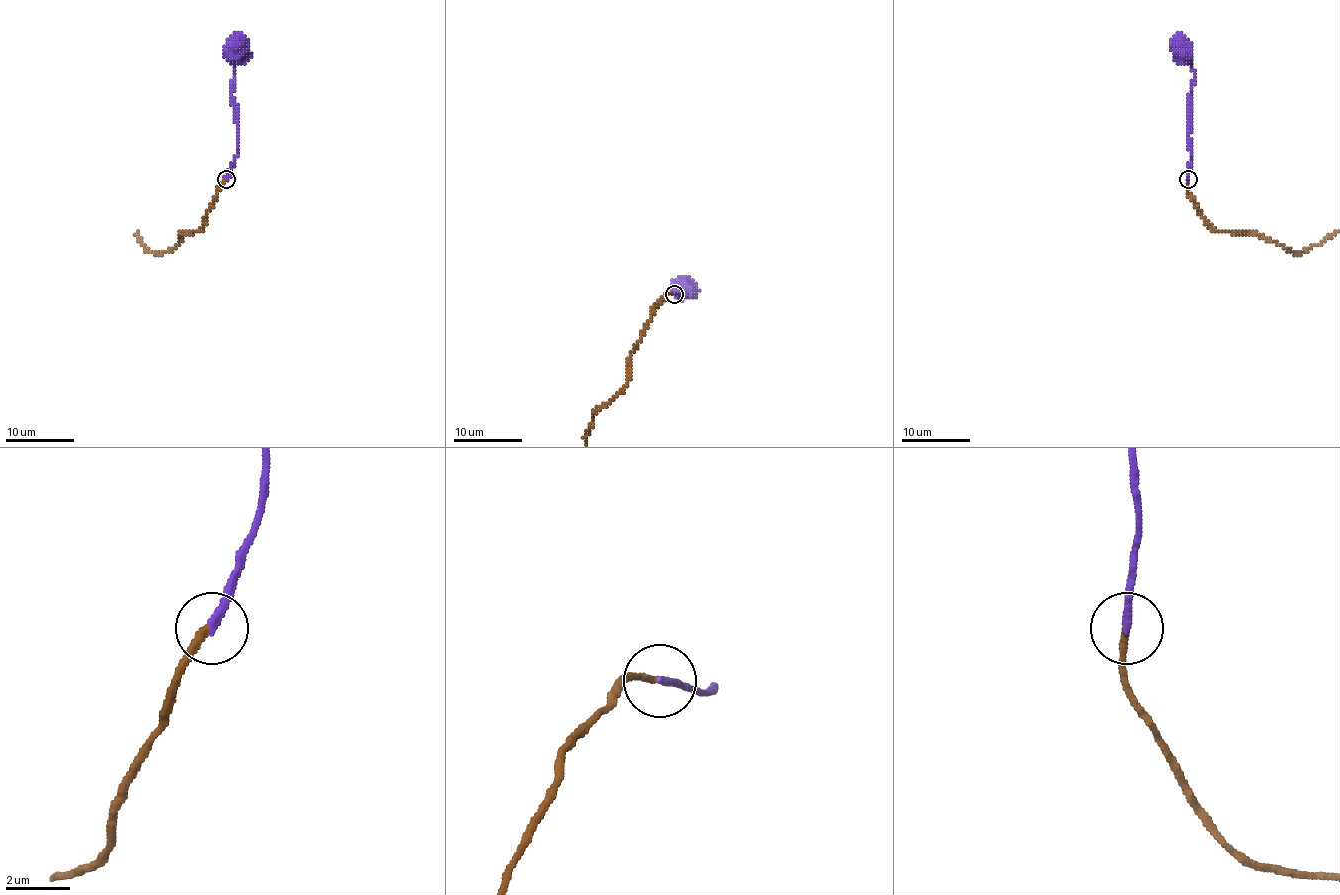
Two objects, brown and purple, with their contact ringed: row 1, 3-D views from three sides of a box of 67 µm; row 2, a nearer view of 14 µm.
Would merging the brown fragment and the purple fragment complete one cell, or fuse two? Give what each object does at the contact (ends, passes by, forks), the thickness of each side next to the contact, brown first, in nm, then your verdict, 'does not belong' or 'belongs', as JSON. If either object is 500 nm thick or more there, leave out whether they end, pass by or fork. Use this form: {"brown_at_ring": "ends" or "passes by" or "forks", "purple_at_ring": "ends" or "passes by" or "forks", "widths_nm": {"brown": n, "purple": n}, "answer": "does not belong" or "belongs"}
{"brown_at_ring": "ends", "purple_at_ring": "ends", "widths_nm": {"brown": 240, "purple": 260}, "answer": "belongs"}

